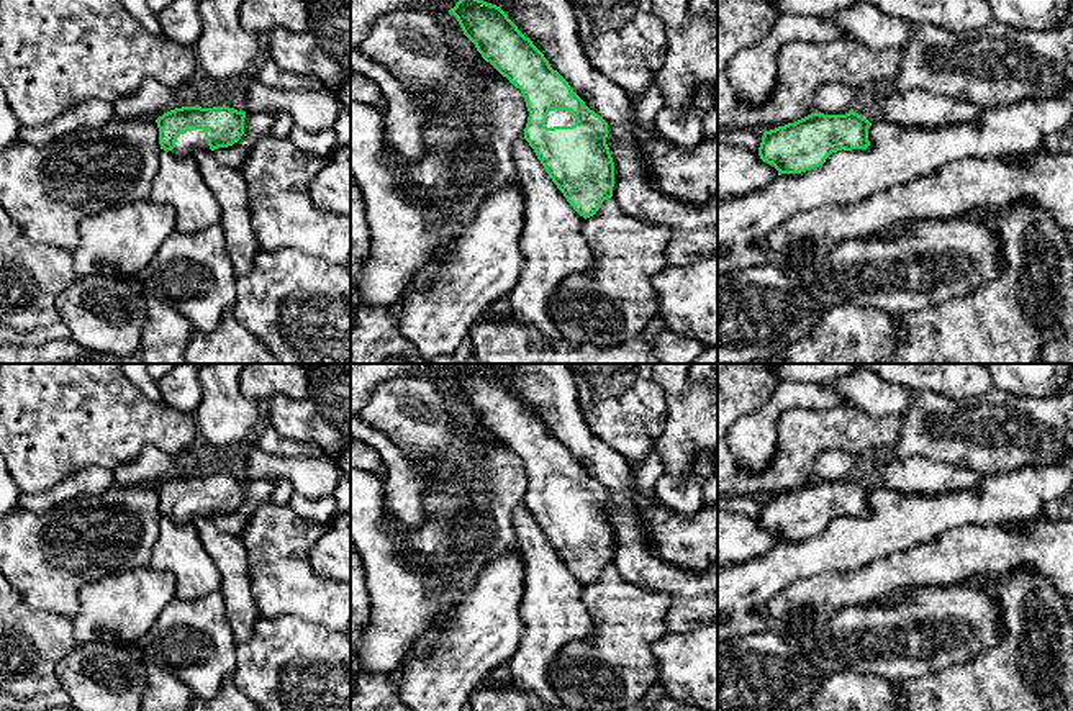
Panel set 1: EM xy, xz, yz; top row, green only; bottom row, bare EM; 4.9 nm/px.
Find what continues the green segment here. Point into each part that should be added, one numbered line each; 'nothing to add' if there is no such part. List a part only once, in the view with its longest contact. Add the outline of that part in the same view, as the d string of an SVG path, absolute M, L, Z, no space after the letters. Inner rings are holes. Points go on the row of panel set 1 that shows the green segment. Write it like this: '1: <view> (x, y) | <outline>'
1: xz (556, 117) | M552 110L547 115L546 126L554 128L554 126L572 126L575 125L575 118L570 111L565 110Z

